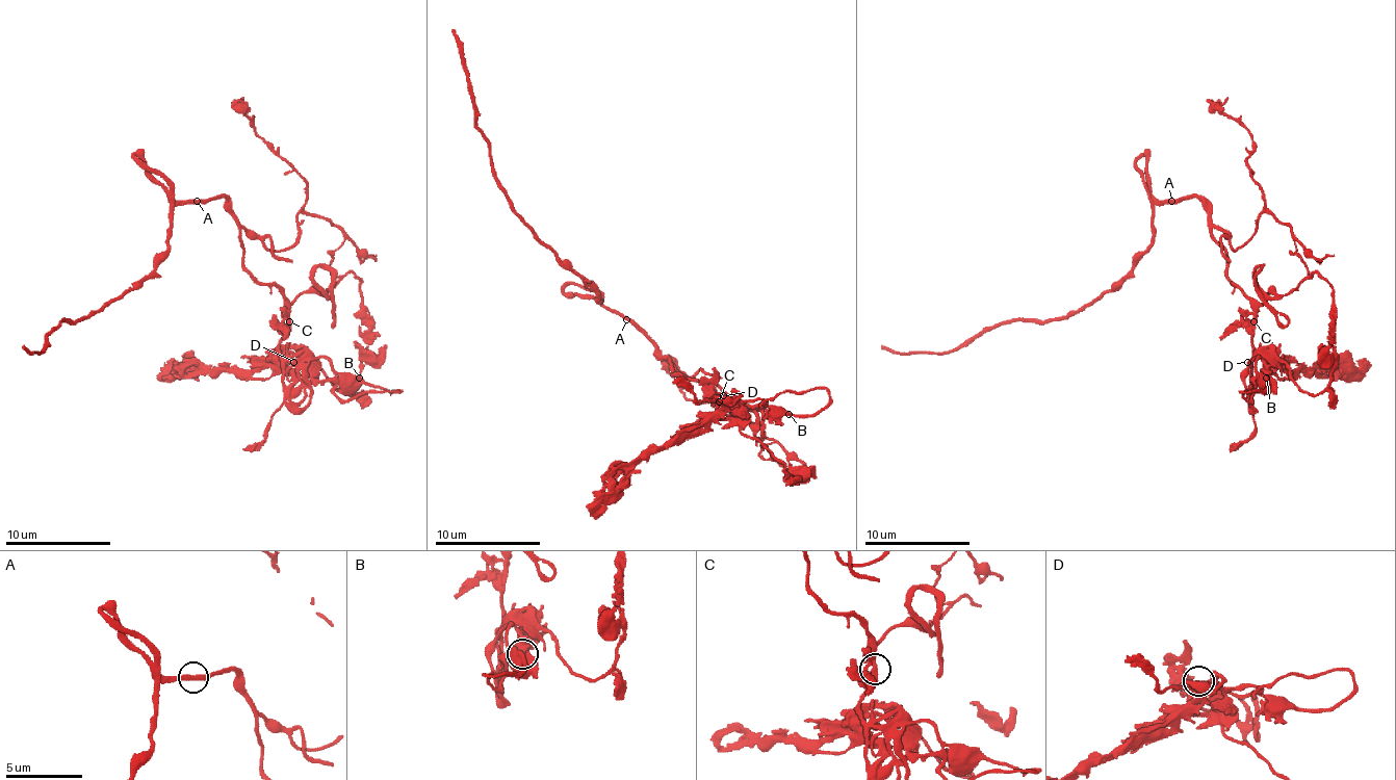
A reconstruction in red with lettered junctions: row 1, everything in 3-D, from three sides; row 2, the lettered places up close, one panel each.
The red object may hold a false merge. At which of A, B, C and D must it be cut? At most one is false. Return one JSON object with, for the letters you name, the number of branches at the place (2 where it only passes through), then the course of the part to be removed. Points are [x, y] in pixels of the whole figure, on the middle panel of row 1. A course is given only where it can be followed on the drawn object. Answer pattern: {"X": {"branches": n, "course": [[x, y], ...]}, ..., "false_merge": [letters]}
{"false_merge": []}

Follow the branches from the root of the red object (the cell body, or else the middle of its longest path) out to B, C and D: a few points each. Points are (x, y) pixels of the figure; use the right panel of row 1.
B: (1169, 204), (1195, 196), (1203, 204), (1226, 278), (1250, 301), (1247, 333), (1266, 378)
C: (1169, 204), (1195, 196), (1203, 204), (1208, 214), (1211, 238), (1226, 254), (1226, 278), (1250, 301), (1252, 322)
D: (1169, 204), (1195, 196), (1203, 204), (1211, 238), (1226, 254), (1226, 278), (1250, 301), (1252, 356), (1247, 362)

